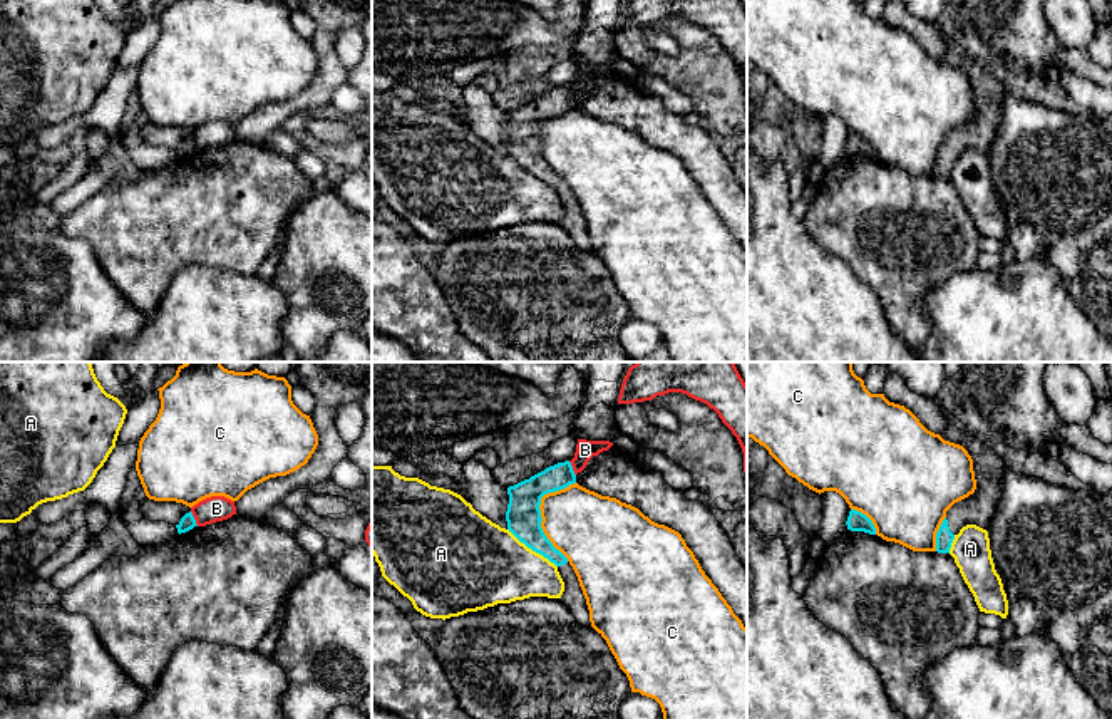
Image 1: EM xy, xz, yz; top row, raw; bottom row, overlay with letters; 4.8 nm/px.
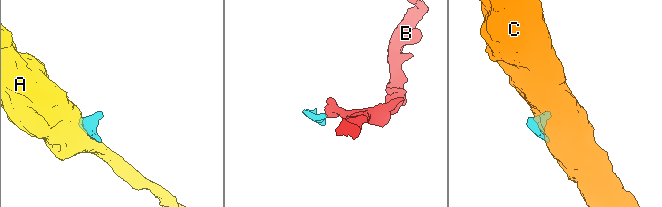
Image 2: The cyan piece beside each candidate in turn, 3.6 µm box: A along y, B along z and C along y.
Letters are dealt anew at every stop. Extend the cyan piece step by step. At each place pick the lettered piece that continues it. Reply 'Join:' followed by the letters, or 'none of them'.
Join: none of them

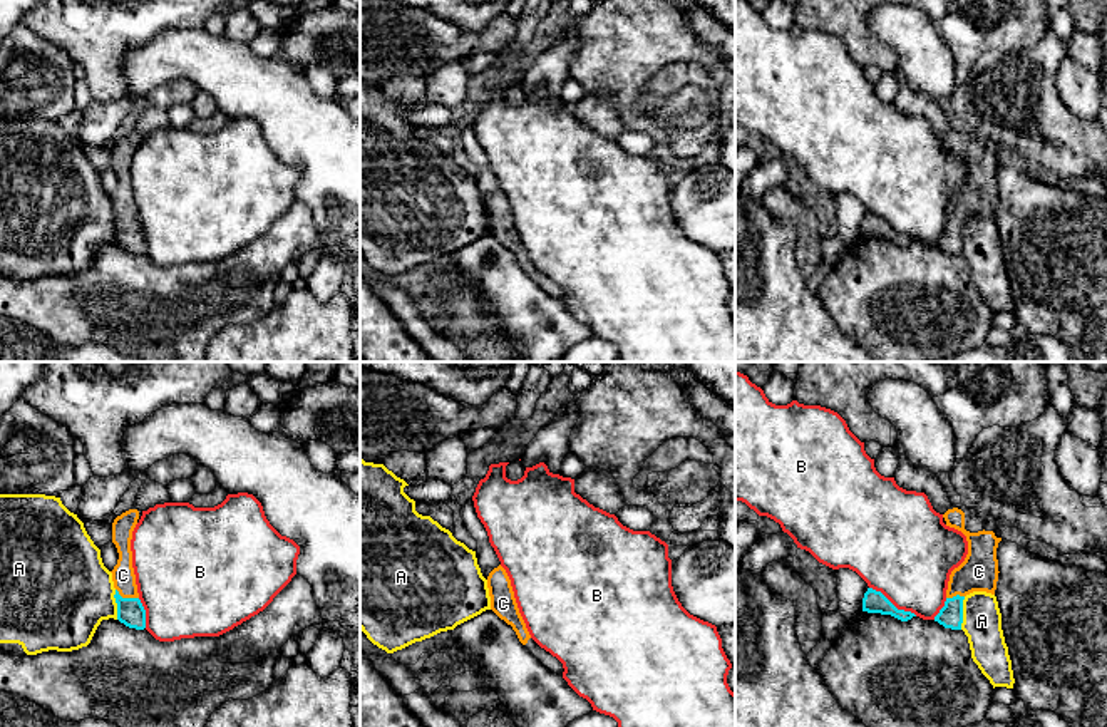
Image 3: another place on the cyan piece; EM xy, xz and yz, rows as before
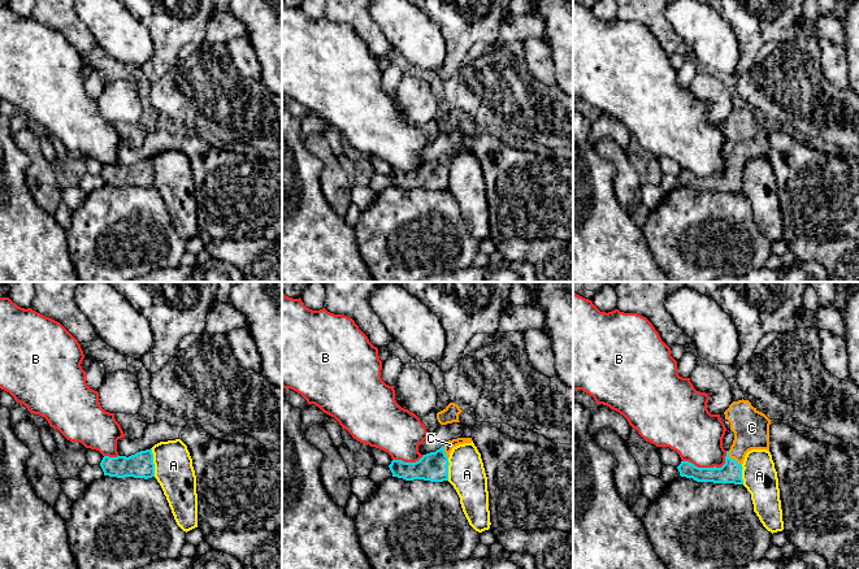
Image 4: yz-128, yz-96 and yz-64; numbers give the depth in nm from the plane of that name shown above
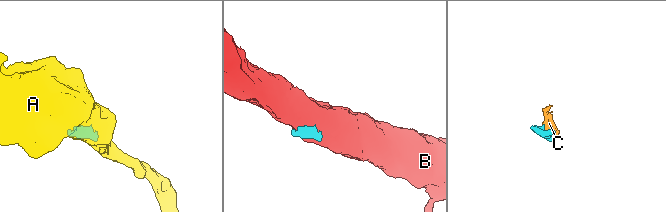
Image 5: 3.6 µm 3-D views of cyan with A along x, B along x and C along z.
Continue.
Join: C

